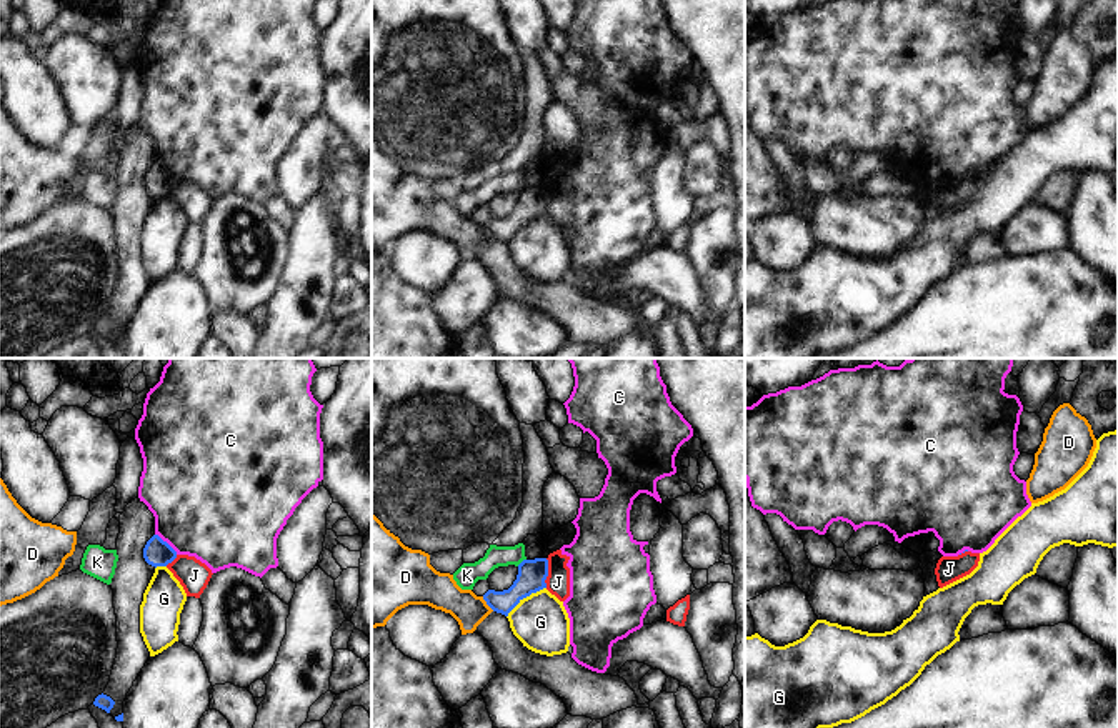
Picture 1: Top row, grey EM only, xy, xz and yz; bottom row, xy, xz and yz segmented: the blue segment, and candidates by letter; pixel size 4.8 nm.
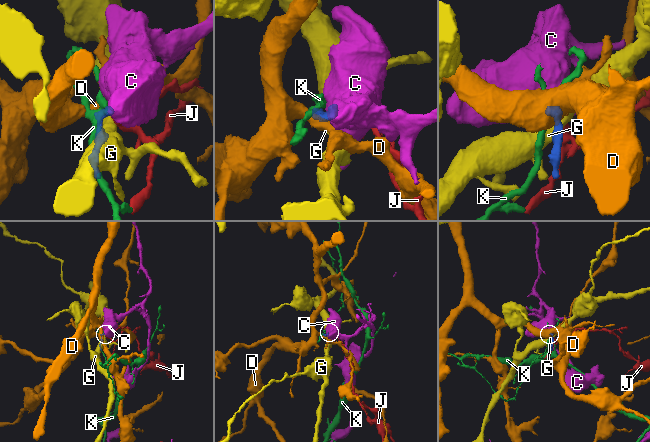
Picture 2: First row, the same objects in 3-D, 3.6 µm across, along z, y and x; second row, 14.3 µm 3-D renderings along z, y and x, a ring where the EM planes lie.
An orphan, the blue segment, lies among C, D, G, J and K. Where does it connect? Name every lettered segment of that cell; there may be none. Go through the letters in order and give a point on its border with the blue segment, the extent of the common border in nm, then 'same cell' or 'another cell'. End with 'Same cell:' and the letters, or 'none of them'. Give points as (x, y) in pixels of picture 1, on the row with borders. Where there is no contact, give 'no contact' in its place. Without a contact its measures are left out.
C: xy (167, 543) | 150 nm | another cell
D: xz (487, 603) | 90 nm | another cell
G: xz (525, 597) | 240 nm | another cell
J: xz (547, 573) | 140 nm | another cell
K: xz (522, 562) | 60 nm | another cell
Same cell: none of them

